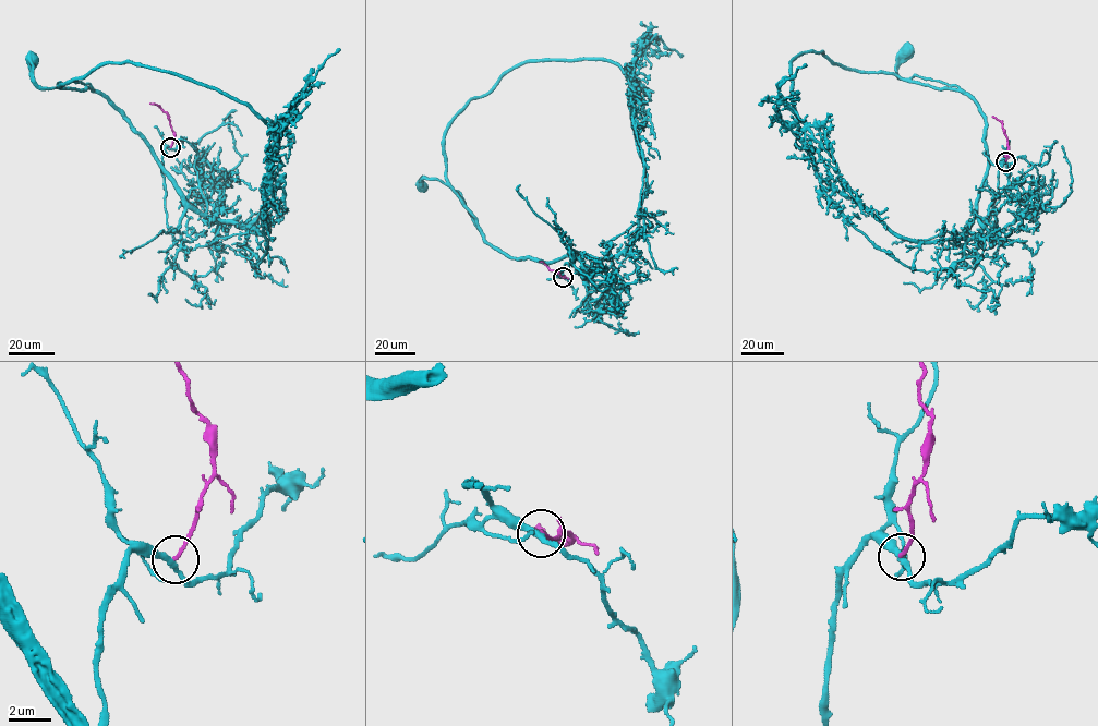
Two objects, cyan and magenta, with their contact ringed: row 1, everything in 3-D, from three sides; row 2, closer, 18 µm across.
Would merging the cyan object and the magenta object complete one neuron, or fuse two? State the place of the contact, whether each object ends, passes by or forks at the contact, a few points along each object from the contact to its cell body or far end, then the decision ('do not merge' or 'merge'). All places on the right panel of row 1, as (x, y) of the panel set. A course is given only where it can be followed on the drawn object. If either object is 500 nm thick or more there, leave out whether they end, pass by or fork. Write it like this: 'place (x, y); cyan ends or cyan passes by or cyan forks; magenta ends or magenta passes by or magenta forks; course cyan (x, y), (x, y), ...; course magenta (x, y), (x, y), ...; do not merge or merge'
place (1005, 161); cyan passes by; magenta ends; course cyan (1005, 161), (975, 238), (985, 116), (965, 93), (899, 77), (896, 56), (907, 48); course magenta (1005, 161), (1006, 137), (1002, 123), (992, 117); merge

